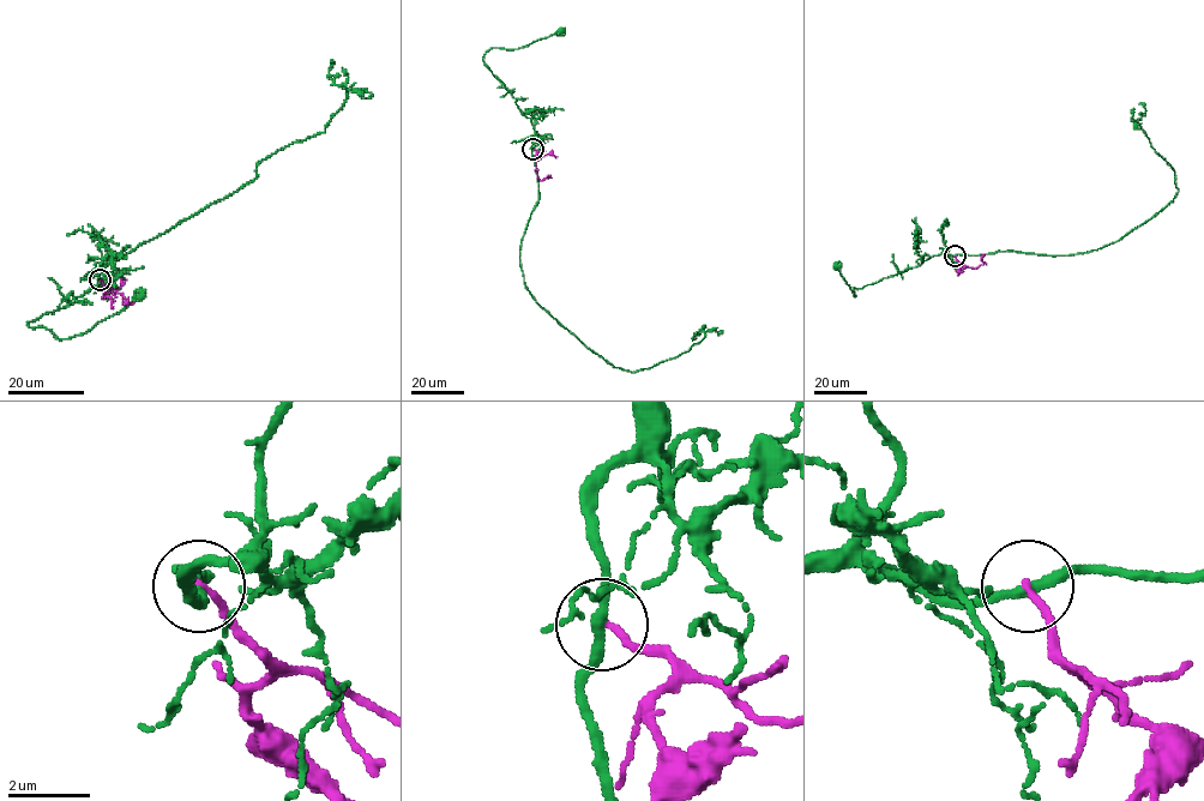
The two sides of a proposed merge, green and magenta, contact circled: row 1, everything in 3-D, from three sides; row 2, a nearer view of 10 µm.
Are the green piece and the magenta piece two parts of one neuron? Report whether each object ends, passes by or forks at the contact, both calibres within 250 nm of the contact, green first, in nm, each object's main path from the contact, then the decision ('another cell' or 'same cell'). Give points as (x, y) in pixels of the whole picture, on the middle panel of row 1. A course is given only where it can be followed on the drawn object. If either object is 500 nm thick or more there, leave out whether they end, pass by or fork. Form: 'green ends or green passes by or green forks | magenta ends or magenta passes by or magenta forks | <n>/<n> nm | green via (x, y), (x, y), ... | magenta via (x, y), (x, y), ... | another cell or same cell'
green passes by | magenta ends | 260/150 nm | green via (533, 149), (535, 119), (522, 113), (516, 100), (485, 64), (483, 56), (492, 48), (523, 47), (561, 30) | magenta via (533, 149), (537, 151), (536, 175), (540, 179), (547, 179) | another cell

